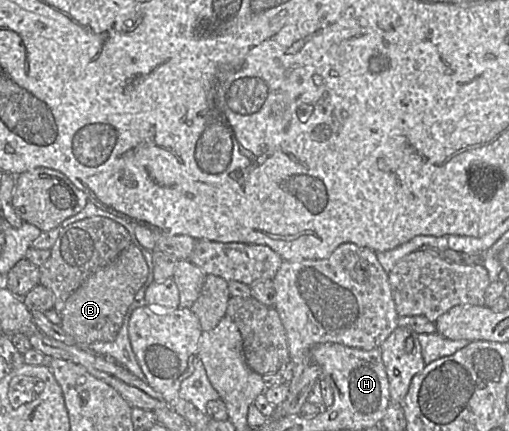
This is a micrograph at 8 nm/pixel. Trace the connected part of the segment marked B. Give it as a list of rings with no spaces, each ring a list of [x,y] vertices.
[[[131,244],[110,264],[89,277],[65,302],[62,309],[62,329],[71,335],[78,346],[116,339],[128,307],[139,290],[146,290],[154,281],[150,251]]]

